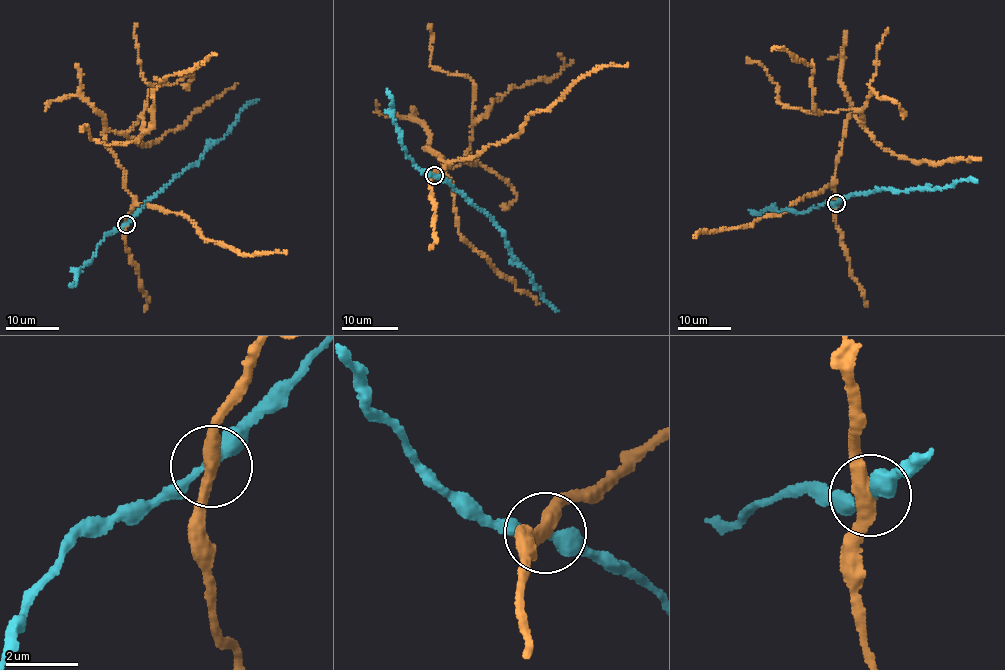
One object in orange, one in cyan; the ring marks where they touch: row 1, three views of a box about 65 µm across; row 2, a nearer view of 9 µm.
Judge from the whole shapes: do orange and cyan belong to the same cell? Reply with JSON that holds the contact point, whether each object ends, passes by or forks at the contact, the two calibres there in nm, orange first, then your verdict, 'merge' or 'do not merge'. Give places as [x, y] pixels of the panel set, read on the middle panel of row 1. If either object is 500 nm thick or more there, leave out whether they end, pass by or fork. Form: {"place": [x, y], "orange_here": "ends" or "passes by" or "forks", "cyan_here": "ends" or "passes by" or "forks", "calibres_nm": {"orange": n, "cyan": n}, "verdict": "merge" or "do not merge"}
{"place": [434, 175], "orange_here": "passes by", "cyan_here": "passes by", "calibres_nm": {"orange": 360, "cyan": 300}, "verdict": "do not merge"}

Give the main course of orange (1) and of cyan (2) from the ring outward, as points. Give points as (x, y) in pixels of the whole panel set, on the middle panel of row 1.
1: (435, 175), (447, 161), (426, 148), (459, 164), (492, 99), (556, 76), (557, 53)
2: (435, 176), (451, 184), (466, 200), (490, 217), (503, 232), (509, 255), (532, 277), (543, 300), (558, 311)

